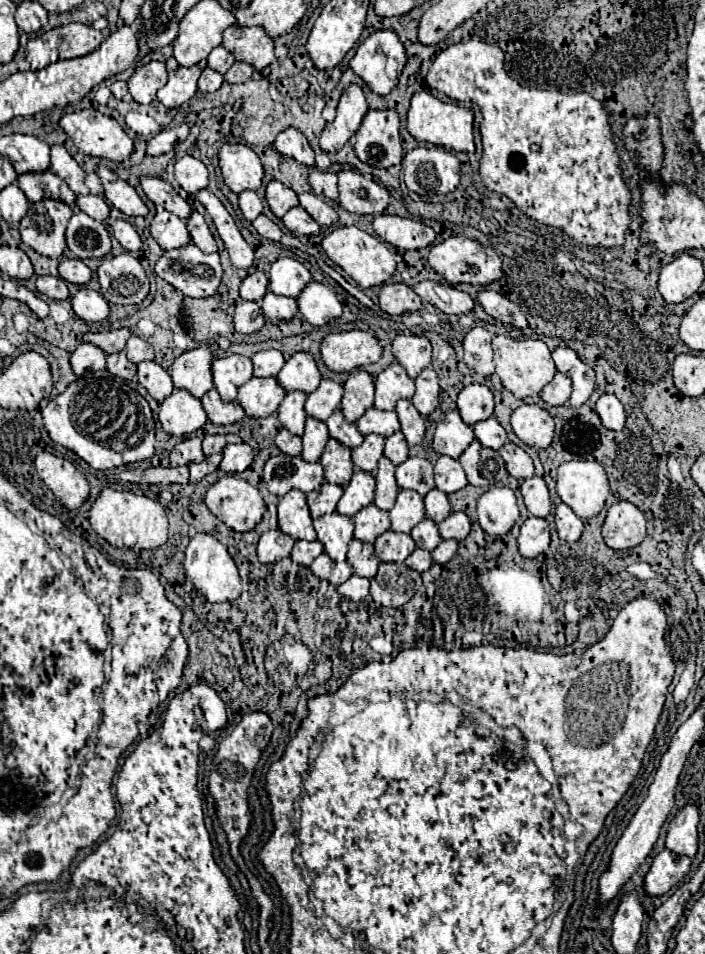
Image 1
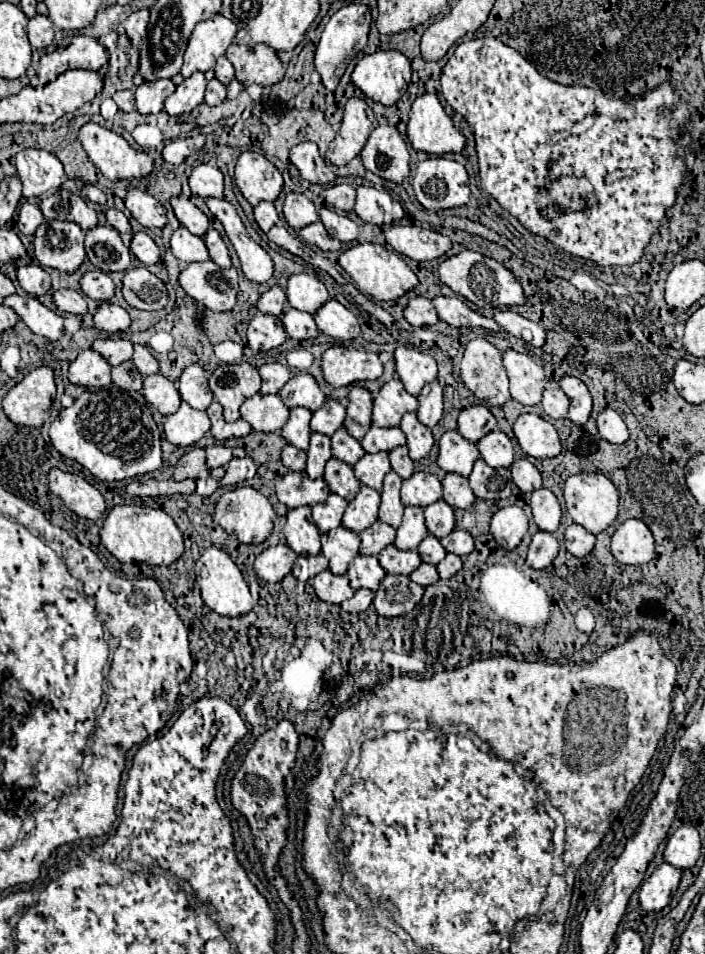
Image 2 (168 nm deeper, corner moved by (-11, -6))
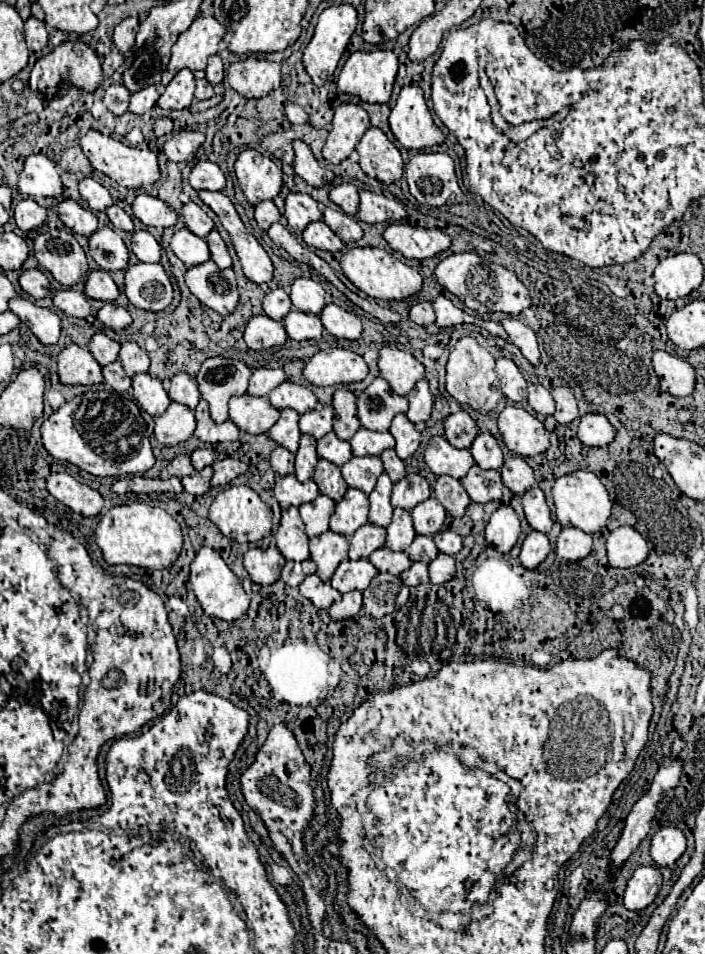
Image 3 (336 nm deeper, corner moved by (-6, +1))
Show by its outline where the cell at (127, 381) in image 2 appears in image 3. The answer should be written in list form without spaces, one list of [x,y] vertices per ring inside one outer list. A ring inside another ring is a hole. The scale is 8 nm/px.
[[[114,361],[110,365],[102,367],[104,381],[114,389],[114,391],[128,391],[132,387],[132,379],[126,375],[124,367],[120,361]]]

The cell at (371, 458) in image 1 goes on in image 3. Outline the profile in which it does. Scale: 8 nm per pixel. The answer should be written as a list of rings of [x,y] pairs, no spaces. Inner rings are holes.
[[[366,455],[366,457],[352,457],[344,467],[342,467],[342,477],[348,483],[348,487],[360,489],[366,495],[374,489],[376,479],[384,473],[380,457]]]

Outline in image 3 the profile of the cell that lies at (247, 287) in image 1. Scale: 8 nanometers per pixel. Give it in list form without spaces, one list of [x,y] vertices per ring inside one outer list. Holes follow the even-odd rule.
[[[276,287],[276,289],[266,291],[266,295],[262,299],[262,309],[268,317],[282,321],[286,317],[286,313],[292,309],[292,303],[290,303],[288,293],[282,287]]]

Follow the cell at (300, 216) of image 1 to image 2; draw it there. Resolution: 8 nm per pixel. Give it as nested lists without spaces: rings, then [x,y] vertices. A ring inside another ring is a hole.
[[[315,222],[315,224],[309,224],[305,226],[303,230],[297,232],[299,238],[311,246],[317,246],[321,250],[329,250],[329,252],[335,252],[335,250],[341,250],[341,242],[335,240],[321,222]]]

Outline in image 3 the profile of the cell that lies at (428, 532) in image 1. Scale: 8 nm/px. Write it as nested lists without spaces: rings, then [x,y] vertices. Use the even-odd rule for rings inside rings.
[[[418,535],[418,537],[412,541],[410,549],[408,549],[408,557],[410,557],[412,561],[420,561],[420,563],[426,563],[426,565],[428,565],[430,561],[434,561],[436,555],[438,555],[438,547],[434,545],[432,537],[424,537],[424,535]]]

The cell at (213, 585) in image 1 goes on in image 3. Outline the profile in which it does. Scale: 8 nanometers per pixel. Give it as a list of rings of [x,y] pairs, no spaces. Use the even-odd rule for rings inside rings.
[[[202,547],[192,565],[190,565],[190,583],[194,589],[194,595],[198,597],[198,603],[202,605],[204,613],[210,617],[218,617],[224,621],[234,621],[240,615],[244,615],[250,607],[250,599],[246,595],[246,591],[242,589],[238,577],[230,571],[230,567],[224,563],[224,559],[220,557],[220,553],[212,547]]]

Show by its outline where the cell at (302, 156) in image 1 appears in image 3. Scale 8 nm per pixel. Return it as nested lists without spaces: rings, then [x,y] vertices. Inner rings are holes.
[[[296,139],[292,143],[292,147],[294,147],[294,155],[296,155],[292,167],[294,167],[296,175],[300,175],[312,187],[324,187],[324,185],[332,183],[334,173],[316,161],[310,145],[306,145],[302,139]]]

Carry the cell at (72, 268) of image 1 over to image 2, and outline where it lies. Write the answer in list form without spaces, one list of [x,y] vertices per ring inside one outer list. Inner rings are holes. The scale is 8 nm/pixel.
[[[93,270],[93,272],[85,272],[81,278],[81,290],[91,298],[91,300],[99,300],[99,302],[107,302],[109,298],[113,298],[115,294],[115,284],[109,278],[109,274],[101,272],[101,270]]]

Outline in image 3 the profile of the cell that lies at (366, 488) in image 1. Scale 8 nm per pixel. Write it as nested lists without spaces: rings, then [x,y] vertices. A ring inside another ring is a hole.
[[[348,489],[330,519],[330,529],[342,535],[352,535],[358,527],[368,523],[368,495],[360,489]]]

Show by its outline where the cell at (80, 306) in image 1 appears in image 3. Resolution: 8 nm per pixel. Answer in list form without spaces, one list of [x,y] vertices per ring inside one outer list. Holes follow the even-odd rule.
[[[110,301],[104,303],[104,307],[98,309],[96,319],[98,319],[102,325],[114,329],[114,331],[120,331],[120,329],[124,329],[124,327],[128,327],[128,325],[132,323],[130,313],[128,313],[124,307],[120,307],[120,305],[116,305],[116,303],[110,303]]]

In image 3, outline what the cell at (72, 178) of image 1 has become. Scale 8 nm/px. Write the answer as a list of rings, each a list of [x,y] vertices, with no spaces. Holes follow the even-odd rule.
[[[86,177],[80,181],[80,195],[90,205],[92,211],[104,211],[106,207],[110,207],[114,203],[110,193],[92,177]]]

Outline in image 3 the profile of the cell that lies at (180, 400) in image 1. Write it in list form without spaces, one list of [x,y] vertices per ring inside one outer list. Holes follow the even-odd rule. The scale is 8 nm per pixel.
[[[176,401],[154,421],[156,421],[154,435],[162,445],[178,445],[178,443],[190,439],[196,429],[194,411]]]

